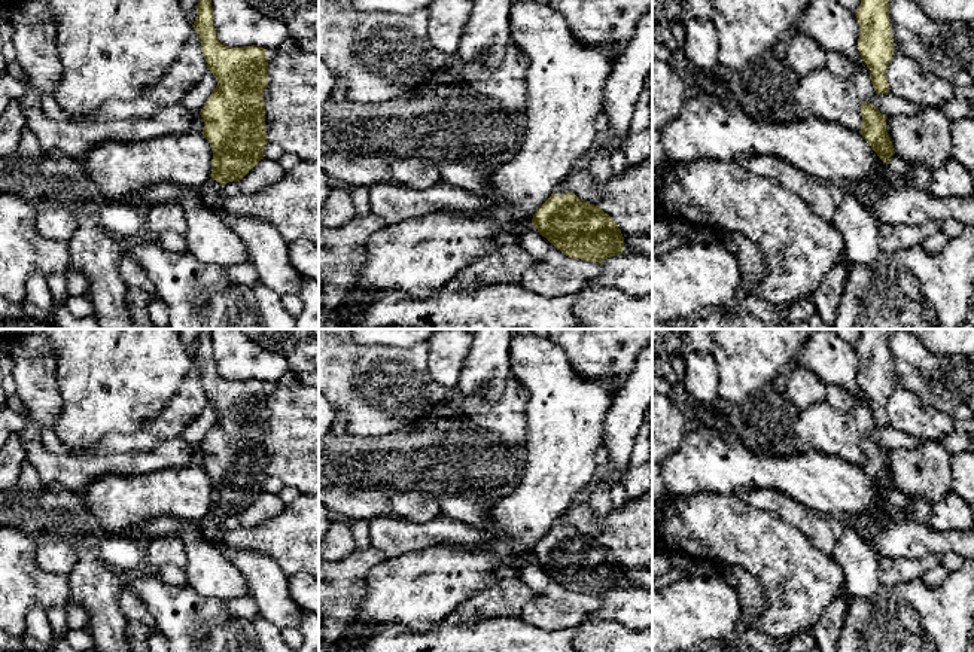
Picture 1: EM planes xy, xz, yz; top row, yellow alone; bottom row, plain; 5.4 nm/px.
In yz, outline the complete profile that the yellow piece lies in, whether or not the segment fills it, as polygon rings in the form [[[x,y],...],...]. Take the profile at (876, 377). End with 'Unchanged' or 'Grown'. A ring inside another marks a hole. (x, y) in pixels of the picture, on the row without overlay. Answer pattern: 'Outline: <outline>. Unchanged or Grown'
Outline: [[[861,329],[856,345],[859,357],[858,384],[870,403],[876,427],[889,427],[888,399],[894,387],[894,371],[889,353],[891,329]]]. Unchanged

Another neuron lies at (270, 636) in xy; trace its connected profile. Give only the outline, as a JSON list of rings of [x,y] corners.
[[[261,613],[252,619],[252,624],[264,652],[296,652],[284,642],[281,630]]]

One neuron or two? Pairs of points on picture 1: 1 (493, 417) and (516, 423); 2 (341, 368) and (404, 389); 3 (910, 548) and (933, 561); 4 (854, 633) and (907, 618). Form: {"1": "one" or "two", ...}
{"1": "one", "2": "one", "3": "two", "4": "one"}

